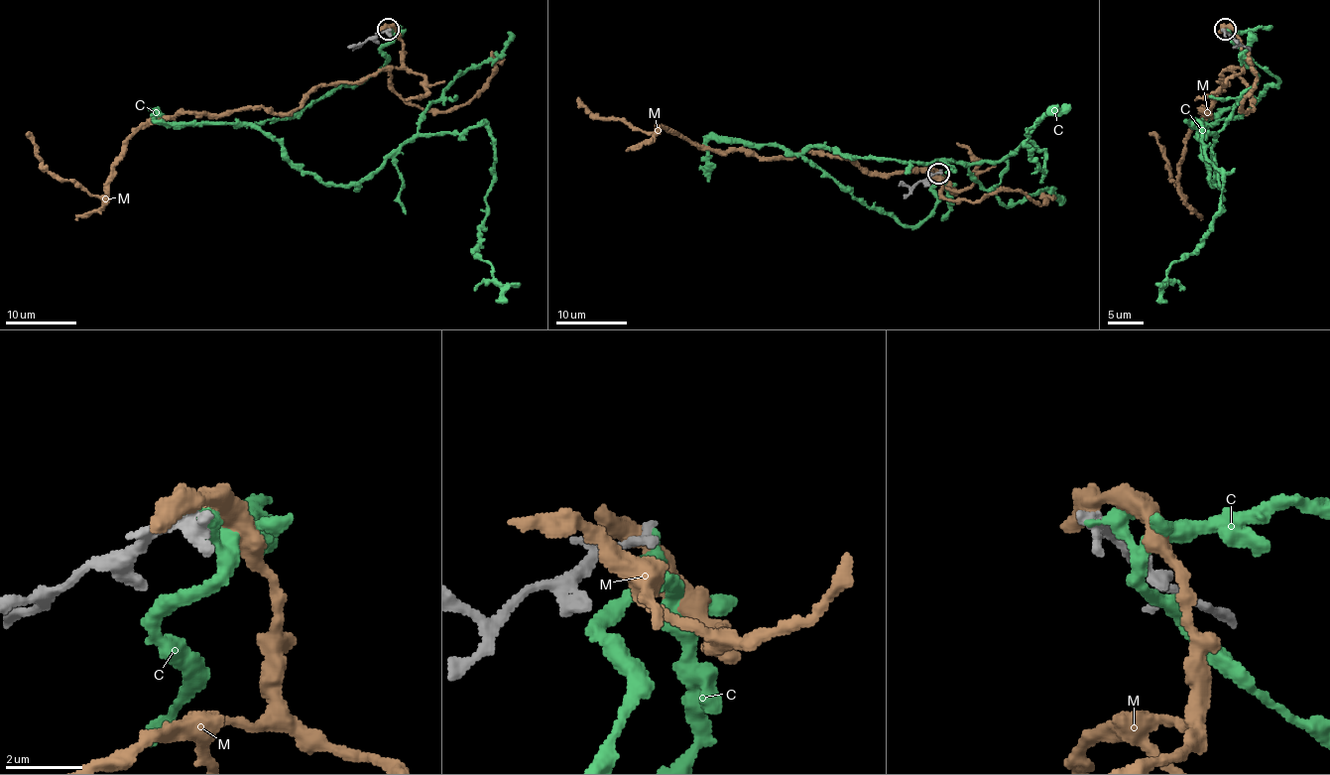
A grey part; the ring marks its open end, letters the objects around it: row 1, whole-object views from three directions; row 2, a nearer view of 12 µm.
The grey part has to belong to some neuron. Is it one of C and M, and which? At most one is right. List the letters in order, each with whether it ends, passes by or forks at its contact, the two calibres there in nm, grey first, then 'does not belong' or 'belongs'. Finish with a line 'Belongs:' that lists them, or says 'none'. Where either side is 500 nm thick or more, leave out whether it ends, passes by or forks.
C: it passes by; 360 nm thick on the grey side, 240 nm on the other; does not belong
M: it passes by; 360 nm thick on the grey side, 480 nm on the other; does not belong
Belongs: none

